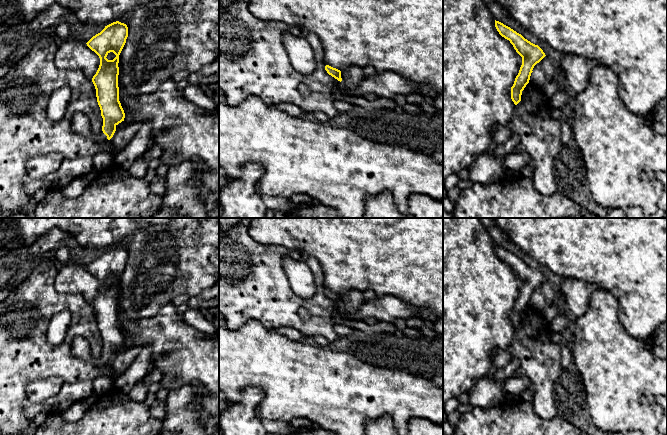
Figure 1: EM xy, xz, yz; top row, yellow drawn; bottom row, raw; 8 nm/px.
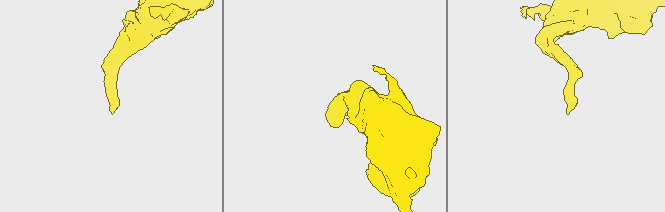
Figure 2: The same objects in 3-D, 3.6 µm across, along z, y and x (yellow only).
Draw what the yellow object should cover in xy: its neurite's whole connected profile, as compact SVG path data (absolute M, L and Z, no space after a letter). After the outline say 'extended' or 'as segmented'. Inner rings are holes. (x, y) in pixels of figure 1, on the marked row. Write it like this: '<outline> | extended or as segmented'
M119 21L113 22L86 44L100 58L100 65L92 82L96 89L97 102L103 118L102 131L94 135L91 131L89 118L84 113L75 113L71 118L71 129L75 133L103 143L110 140L116 126L124 121L125 113L119 101L119 55L128 37L128 27Z | extended

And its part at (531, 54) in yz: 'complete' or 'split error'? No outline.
complete

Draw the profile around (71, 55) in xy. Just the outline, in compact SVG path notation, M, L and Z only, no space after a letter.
M68 39L58 45L55 64L60 69L80 70L92 80L99 68L100 58L86 43Z

